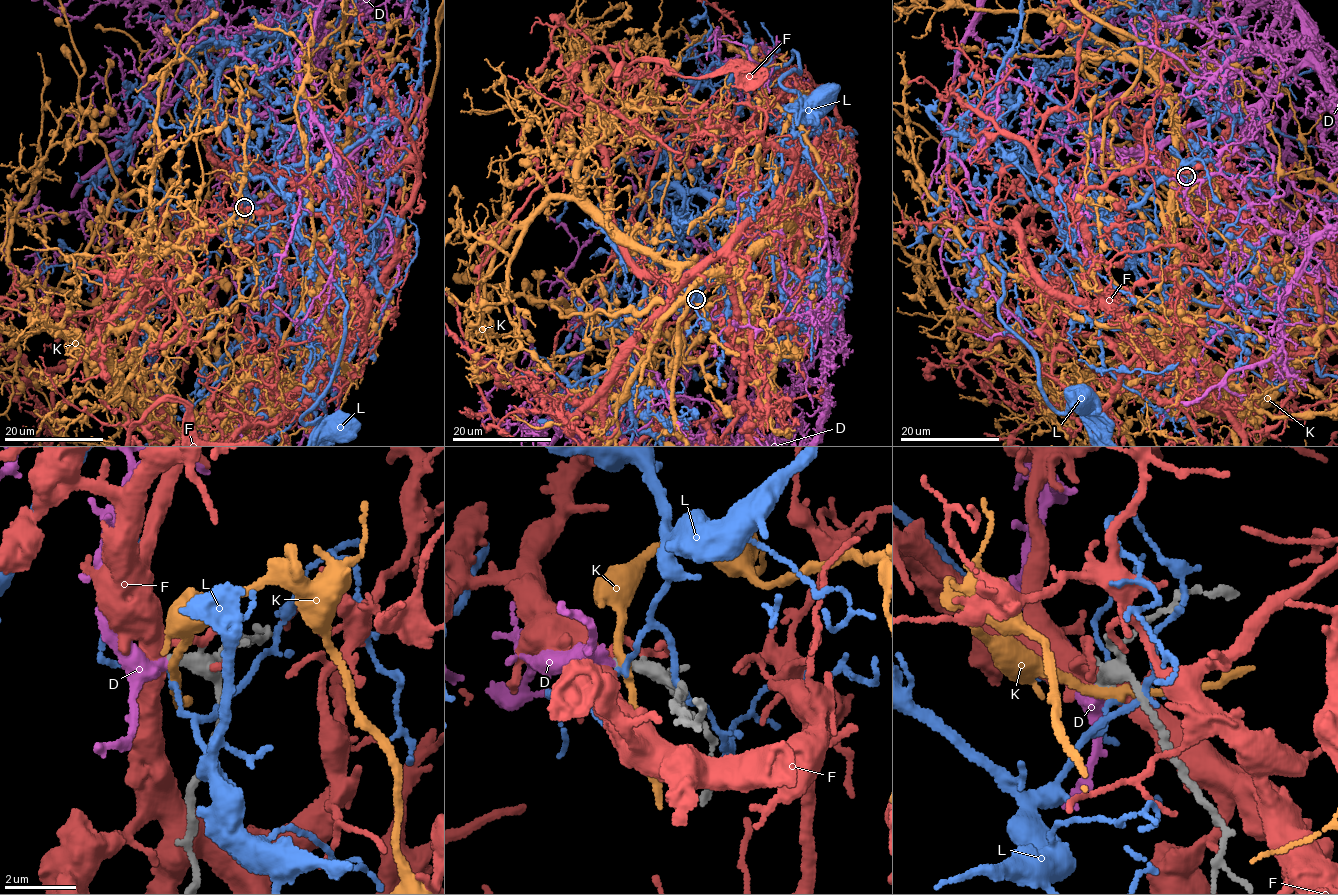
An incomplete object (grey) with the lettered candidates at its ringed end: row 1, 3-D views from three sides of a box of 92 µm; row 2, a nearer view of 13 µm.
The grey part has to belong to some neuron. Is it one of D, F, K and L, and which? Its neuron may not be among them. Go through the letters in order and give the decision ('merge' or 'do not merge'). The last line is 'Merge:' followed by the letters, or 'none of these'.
D: merge
F: do not merge
K: do not merge
L: do not merge
Merge: D

